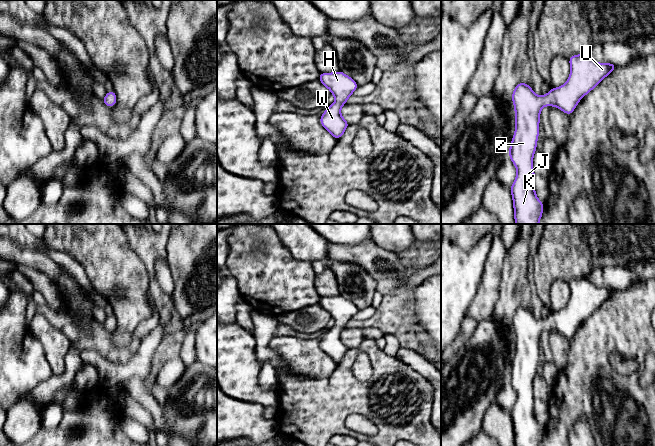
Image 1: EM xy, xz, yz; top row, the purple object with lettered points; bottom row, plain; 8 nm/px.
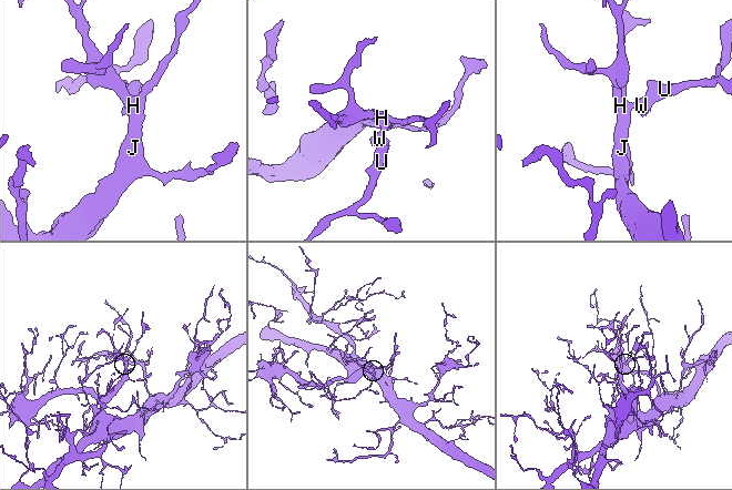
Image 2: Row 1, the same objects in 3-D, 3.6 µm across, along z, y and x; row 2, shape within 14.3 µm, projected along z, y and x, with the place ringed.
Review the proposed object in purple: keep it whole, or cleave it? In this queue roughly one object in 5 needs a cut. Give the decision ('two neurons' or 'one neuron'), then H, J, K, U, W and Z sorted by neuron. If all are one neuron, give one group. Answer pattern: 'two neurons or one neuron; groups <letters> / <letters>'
one neuron; groups H J K U W Z

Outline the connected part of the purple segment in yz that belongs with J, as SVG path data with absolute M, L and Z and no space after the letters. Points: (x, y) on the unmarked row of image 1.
M578 278L569 282L571 296L565 308L552 312L547 319L537 320L532 312L524 306L519 307L512 318L515 334L515 357L509 373L509 381L517 394L517 400L510 411L513 422L515 446L539 446L543 438L542 427L535 417L535 397L533 394L533 380L537 372L539 360L539 346L541 333L548 329L555 330L570 339L579 325L594 313L617 289L610 287L598 287L588 279Z

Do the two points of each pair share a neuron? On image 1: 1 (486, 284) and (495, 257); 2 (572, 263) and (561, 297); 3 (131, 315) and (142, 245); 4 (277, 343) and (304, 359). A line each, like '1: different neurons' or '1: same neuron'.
1: same neuron
2: different neurons
3: different neurons
4: same neuron

